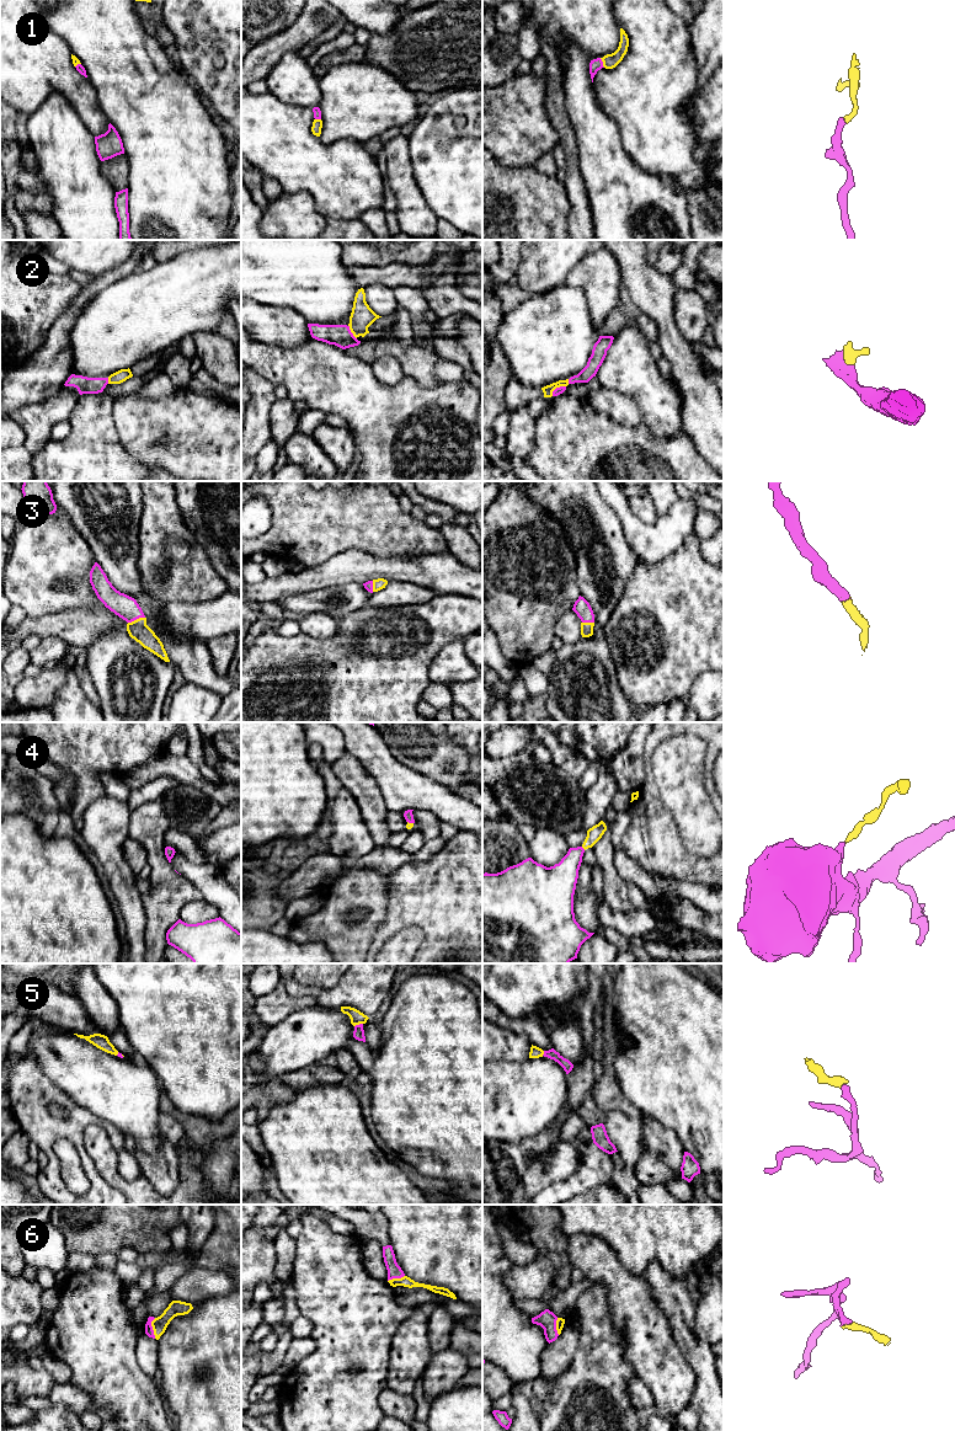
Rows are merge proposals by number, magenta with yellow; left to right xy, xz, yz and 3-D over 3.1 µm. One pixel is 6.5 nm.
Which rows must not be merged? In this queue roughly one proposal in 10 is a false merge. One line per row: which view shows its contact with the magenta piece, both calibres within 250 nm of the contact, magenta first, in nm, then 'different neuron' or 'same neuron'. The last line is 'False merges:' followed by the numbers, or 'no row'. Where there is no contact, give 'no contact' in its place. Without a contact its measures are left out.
1: contact in yz; calibres 80 and 100 nm; same neuron
2: contact in xz; calibres 140 and 160 nm; same neuron
3: contact in xy; calibres 150 and 130 nm; same neuron
4: contact in yz; calibres 200 and 100 nm; same neuron
5: contact in xz; calibres 80 and 90 nm; same neuron
6: contact in xy; calibres 60 and 100 nm; same neuron
False merges: no row

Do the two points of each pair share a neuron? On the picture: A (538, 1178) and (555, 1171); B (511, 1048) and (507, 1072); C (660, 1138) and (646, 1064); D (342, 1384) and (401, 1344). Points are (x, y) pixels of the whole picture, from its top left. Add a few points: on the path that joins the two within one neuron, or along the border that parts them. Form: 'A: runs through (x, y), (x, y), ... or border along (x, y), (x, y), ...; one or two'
A: runs through (542, 1176), (551, 1174); one
B: border along (528, 1057), (521, 1061), (495, 1061); two
C: border along (643, 1115), (651, 1116), (670, 1127), (678, 1140); two
D: border along (401, 1324), (391, 1340), (389, 1368), (385, 1379); two

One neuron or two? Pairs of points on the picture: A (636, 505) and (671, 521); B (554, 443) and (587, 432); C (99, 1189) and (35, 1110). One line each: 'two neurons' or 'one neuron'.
A: two neurons
B: one neuron
C: one neuron

